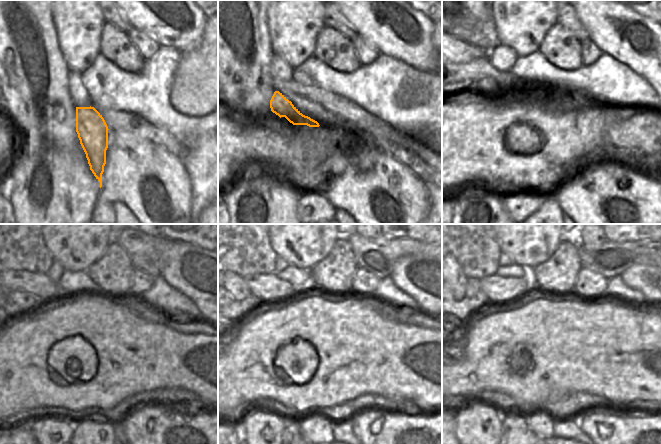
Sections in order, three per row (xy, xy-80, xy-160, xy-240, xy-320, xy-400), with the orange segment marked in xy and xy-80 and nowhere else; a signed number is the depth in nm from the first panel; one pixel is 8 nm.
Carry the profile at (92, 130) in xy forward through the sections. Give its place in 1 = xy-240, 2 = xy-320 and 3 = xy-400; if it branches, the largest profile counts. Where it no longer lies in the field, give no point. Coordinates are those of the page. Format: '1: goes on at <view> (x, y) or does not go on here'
1: goes on at xy-240 (19, 301)
2: goes on at xy-320 (238, 290)
3: goes on at xy-400 (462, 279)

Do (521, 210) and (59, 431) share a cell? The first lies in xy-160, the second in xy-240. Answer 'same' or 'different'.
same

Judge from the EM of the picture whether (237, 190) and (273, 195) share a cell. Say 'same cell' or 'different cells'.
same cell

